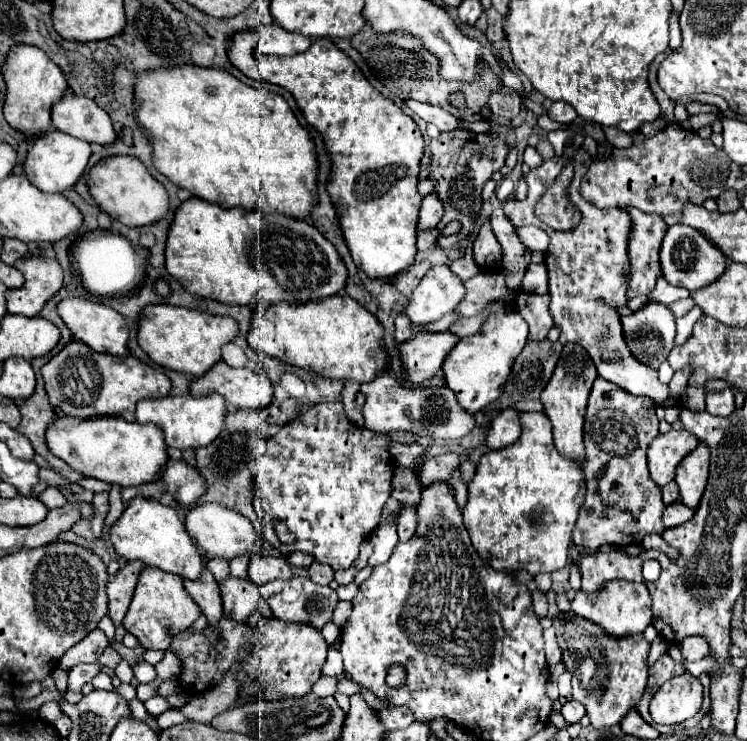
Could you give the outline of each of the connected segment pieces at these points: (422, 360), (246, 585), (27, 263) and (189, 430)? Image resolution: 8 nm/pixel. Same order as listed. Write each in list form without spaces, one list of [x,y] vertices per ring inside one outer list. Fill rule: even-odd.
[[[422,333],[400,345],[400,355],[406,369],[404,383],[422,383],[442,373],[442,363],[452,347],[460,341],[458,335],[444,333]]]
[[[228,577],[222,585],[222,601],[224,601],[224,615],[234,619],[236,623],[246,623],[250,615],[256,611],[262,613],[262,617],[272,617],[270,607],[260,599],[258,585],[252,583],[250,579],[236,579]]]
[[[28,257],[20,261],[18,267],[26,283],[20,289],[10,289],[6,293],[8,313],[36,317],[50,301],[50,297],[60,291],[64,271],[56,259],[38,259],[38,257]]]
[[[208,395],[208,397],[164,397],[164,399],[148,399],[140,401],[136,407],[136,421],[138,423],[154,423],[158,425],[164,435],[168,447],[184,449],[198,449],[212,443],[220,431],[224,431],[224,417],[226,417],[226,399],[222,395]]]

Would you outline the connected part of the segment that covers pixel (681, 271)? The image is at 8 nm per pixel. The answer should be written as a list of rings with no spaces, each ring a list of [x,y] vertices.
[[[676,223],[668,227],[668,233],[662,241],[660,263],[662,263],[664,279],[668,283],[694,291],[716,281],[724,273],[728,259],[724,259],[724,255],[720,255],[720,251],[716,251],[716,247],[712,247],[712,243],[704,239],[704,235],[700,235],[700,231],[696,231],[694,227],[684,227],[682,223]]]

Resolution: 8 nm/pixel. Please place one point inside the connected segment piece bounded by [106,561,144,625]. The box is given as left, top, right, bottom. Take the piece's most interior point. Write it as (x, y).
(121, 586)

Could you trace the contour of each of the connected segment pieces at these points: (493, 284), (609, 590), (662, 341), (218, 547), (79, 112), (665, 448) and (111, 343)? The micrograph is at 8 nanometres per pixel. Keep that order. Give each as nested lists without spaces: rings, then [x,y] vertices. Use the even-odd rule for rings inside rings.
[[[478,273],[474,279],[464,281],[464,287],[466,287],[466,297],[460,301],[460,307],[456,307],[456,311],[462,313],[462,317],[472,317],[476,313],[486,311],[488,303],[498,297],[518,295],[508,291],[502,273]]]
[[[612,581],[612,583],[606,583],[600,591],[596,591],[596,595],[578,591],[572,601],[572,611],[580,617],[586,617],[598,623],[612,637],[626,637],[634,633],[644,633],[644,629],[652,621],[650,605],[652,603],[650,603],[648,589],[634,589],[634,585],[628,581]]]
[[[656,301],[644,305],[630,317],[622,317],[626,343],[638,361],[658,369],[674,347],[674,315]]]
[[[204,503],[186,513],[186,531],[194,545],[208,557],[222,557],[226,561],[232,561],[236,557],[248,555],[254,559],[256,555],[262,555],[262,539],[254,531],[252,521],[232,509],[226,509],[218,503]]]
[[[70,91],[58,103],[54,103],[52,123],[58,131],[88,143],[110,145],[118,139],[110,115],[92,99],[78,97]]]
[[[668,431],[658,435],[648,447],[648,469],[652,479],[662,487],[674,479],[674,471],[680,465],[680,459],[688,455],[688,451],[698,447],[698,439],[682,431]]]
[[[68,297],[68,299],[62,299],[62,303],[58,303],[58,315],[68,325],[74,339],[86,343],[90,349],[94,349],[98,353],[110,353],[110,355],[116,355],[116,357],[128,355],[130,329],[126,325],[124,317],[116,309],[106,307],[102,303],[86,301],[86,299],[80,299],[80,297]]]

